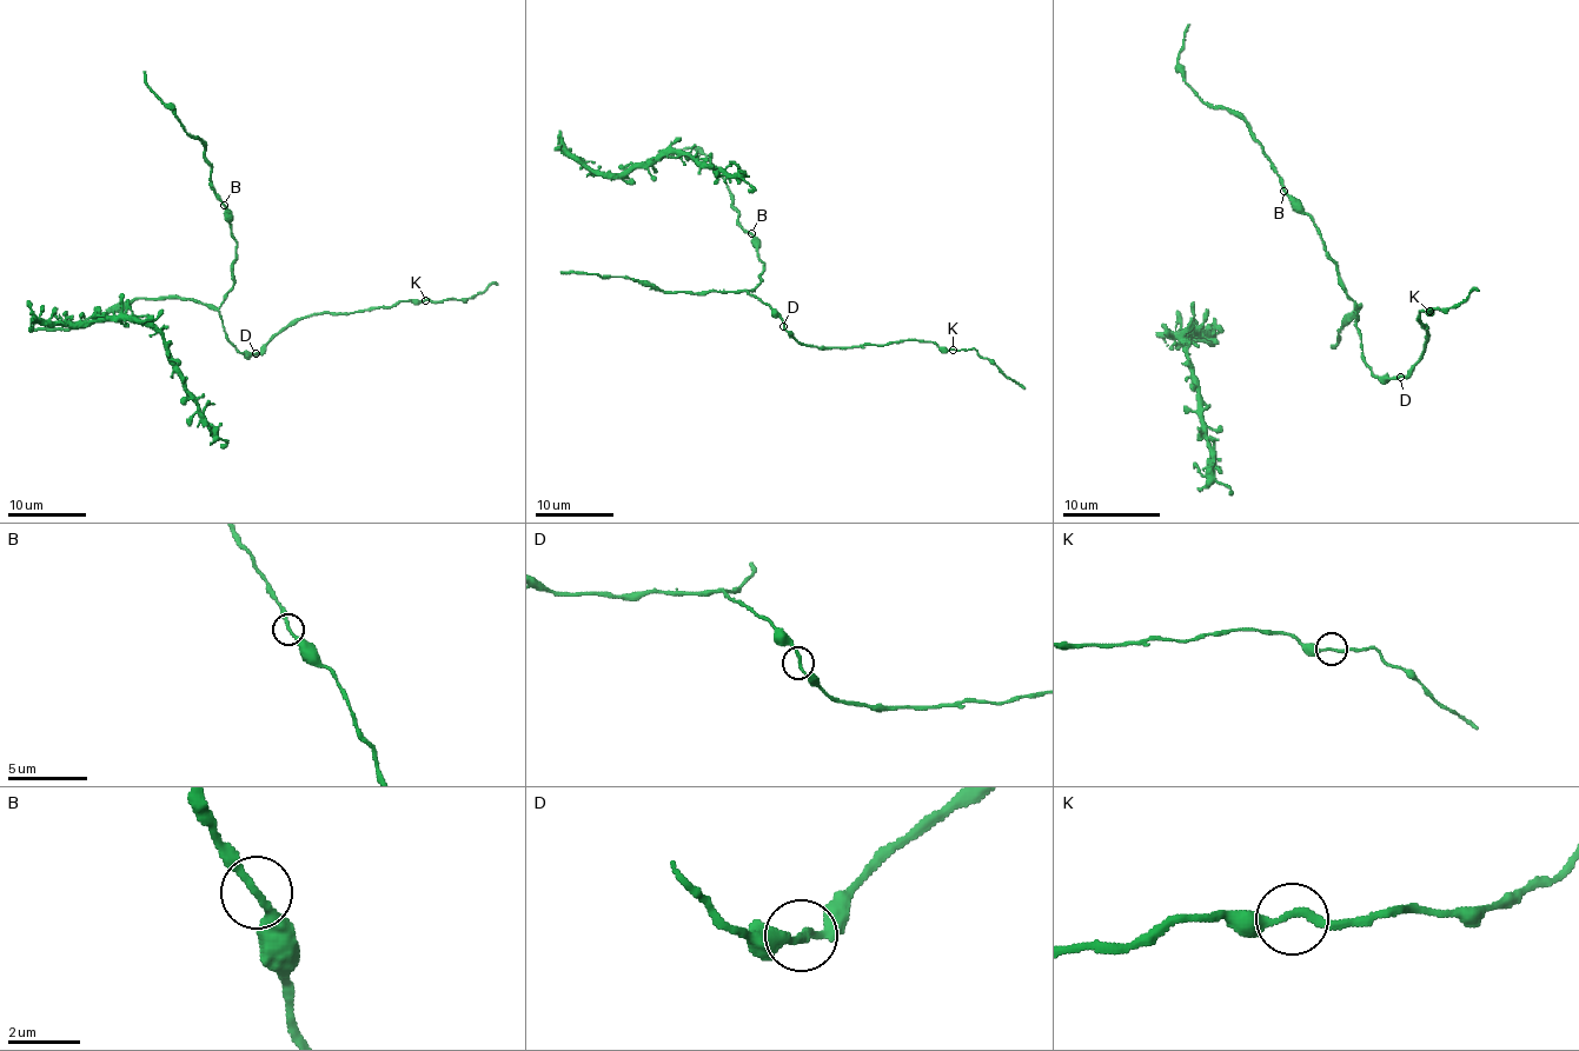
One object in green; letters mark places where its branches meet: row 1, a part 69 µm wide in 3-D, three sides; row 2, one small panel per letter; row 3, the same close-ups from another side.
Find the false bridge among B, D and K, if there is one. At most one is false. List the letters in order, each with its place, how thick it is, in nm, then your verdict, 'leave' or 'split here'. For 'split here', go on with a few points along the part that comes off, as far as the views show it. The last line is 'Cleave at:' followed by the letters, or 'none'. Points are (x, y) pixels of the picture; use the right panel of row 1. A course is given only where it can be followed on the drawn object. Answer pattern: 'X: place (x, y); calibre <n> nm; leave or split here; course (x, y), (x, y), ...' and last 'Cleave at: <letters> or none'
B: place (1284, 191); calibre 200 nm; leave
D: place (1400, 377); calibre 200 nm; leave
K: place (1430, 311); calibre 200 nm; leave
Cleave at: none

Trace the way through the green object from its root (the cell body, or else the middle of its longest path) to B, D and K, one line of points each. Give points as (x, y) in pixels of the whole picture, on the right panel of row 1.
B: (1355, 308), (1355, 318), (1355, 304), (1344, 288), (1339, 265), (1328, 254), (1314, 220), (1285, 191)
D: (1355, 308), (1362, 363), (1373, 374), (1400, 377)
K: (1355, 308), (1360, 358), (1380, 377), (1405, 377), (1419, 360), (1426, 328), (1417, 318), (1419, 311), (1430, 311)

